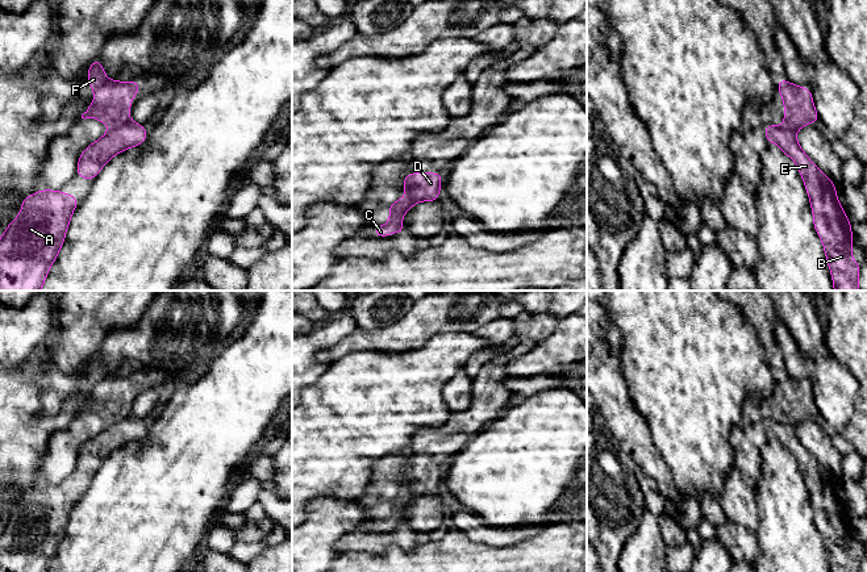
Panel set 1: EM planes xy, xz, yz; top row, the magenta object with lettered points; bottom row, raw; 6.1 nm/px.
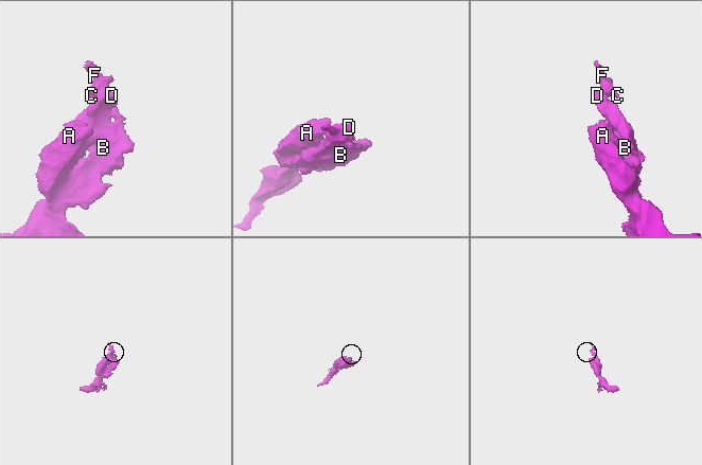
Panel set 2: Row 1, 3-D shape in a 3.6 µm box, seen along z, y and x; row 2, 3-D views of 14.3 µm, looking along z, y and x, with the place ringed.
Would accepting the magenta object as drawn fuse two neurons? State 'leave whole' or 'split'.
split

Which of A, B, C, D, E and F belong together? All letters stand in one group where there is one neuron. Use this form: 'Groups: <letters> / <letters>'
Groups: A B D E / C F

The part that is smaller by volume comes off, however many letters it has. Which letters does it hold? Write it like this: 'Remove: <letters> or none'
Remove: C, F

